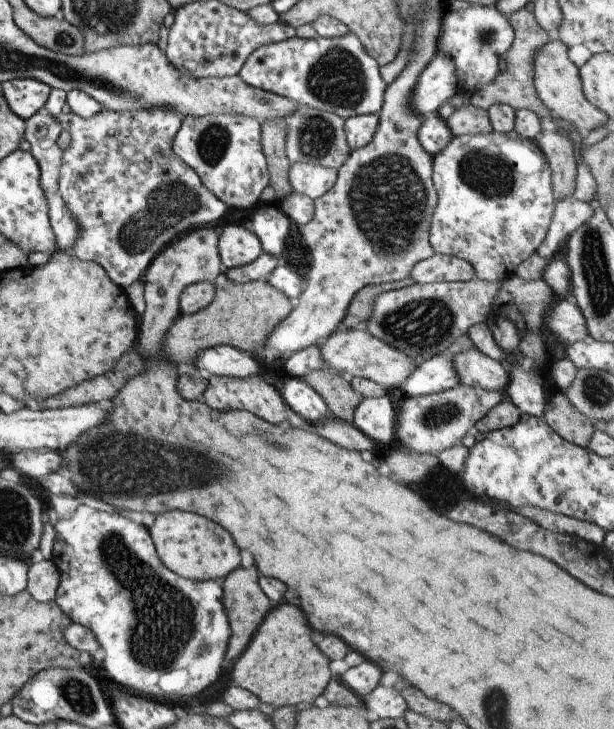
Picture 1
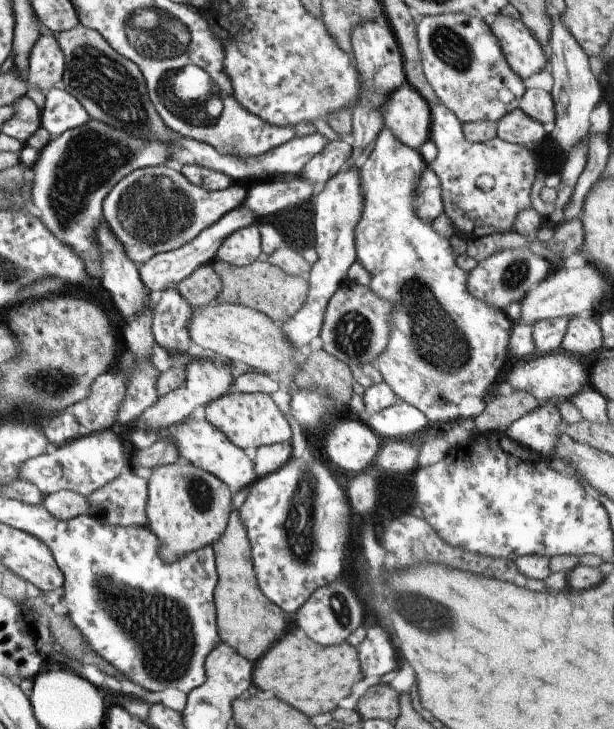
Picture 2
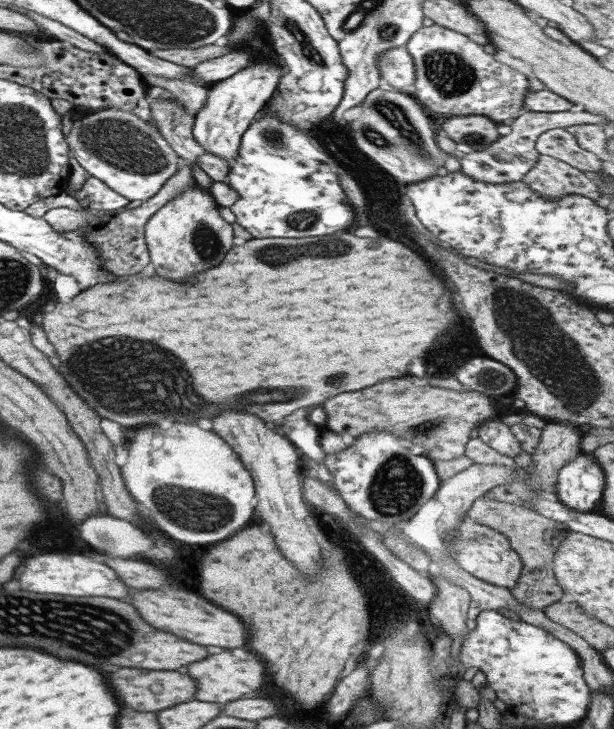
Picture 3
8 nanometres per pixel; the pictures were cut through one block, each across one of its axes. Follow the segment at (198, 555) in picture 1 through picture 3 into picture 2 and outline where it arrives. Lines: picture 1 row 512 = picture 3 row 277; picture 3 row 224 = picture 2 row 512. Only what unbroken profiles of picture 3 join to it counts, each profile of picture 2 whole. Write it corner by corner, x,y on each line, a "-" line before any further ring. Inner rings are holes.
186,458
154,468
147,481
146,527
160,542
162,560
174,562
222,538
232,512
231,498
229,486

